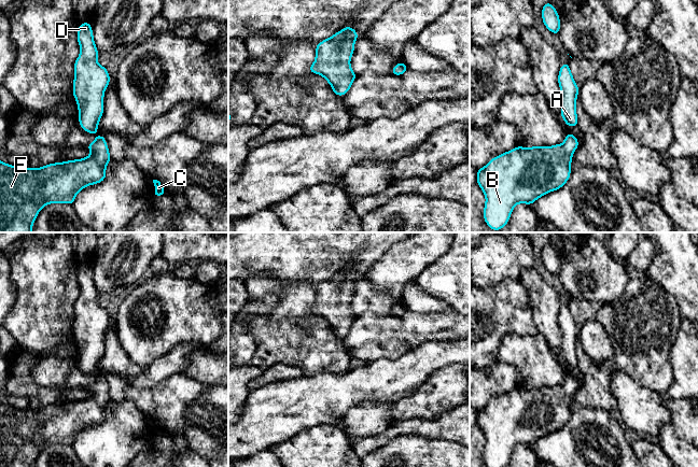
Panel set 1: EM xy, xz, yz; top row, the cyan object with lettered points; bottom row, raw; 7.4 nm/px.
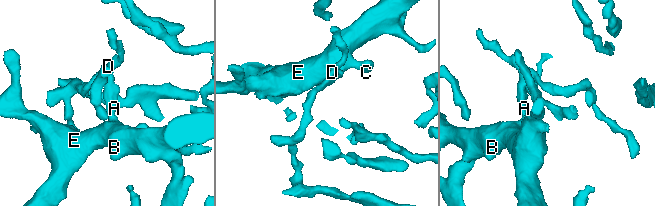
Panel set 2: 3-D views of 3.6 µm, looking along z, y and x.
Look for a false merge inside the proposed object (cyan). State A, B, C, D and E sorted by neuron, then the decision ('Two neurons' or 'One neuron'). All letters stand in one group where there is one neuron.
Groups: A B C D E. One neuron

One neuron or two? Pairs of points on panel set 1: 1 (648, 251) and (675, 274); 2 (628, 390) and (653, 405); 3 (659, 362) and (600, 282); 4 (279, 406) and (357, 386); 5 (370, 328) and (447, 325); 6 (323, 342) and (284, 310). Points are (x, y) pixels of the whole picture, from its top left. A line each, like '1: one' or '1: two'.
1: two
2: one
3: two
4: one
5: one
6: one

